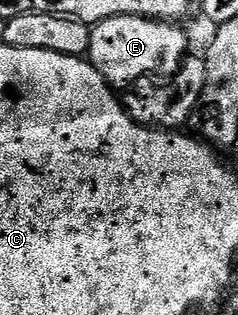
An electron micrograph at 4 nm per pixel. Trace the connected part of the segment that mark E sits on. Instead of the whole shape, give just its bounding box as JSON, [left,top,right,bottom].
[87,16,190,86]

